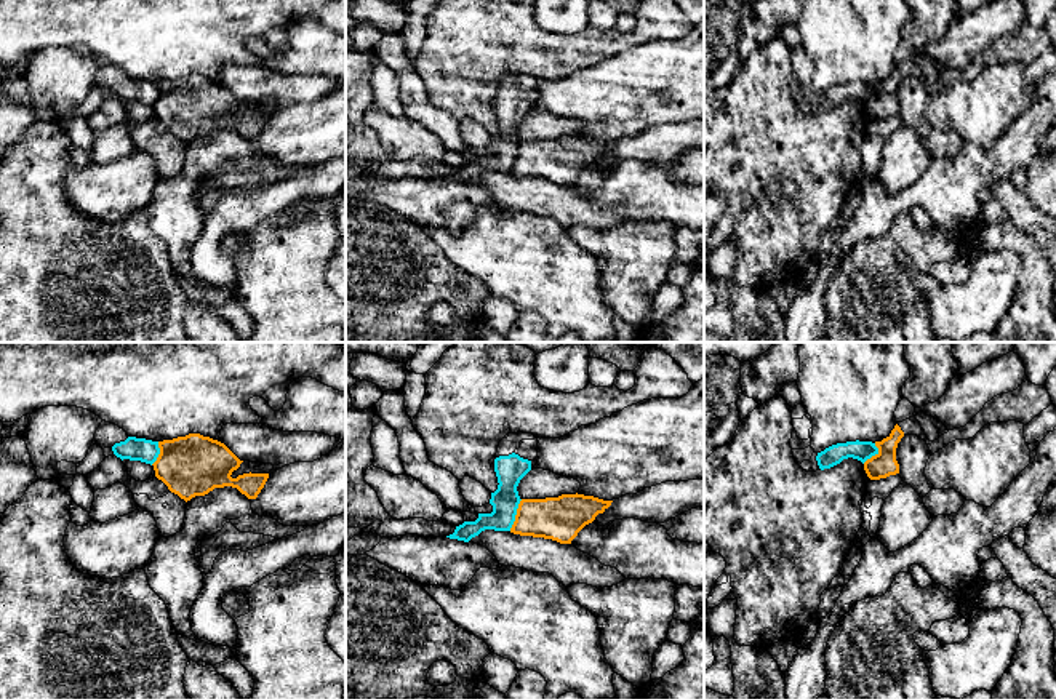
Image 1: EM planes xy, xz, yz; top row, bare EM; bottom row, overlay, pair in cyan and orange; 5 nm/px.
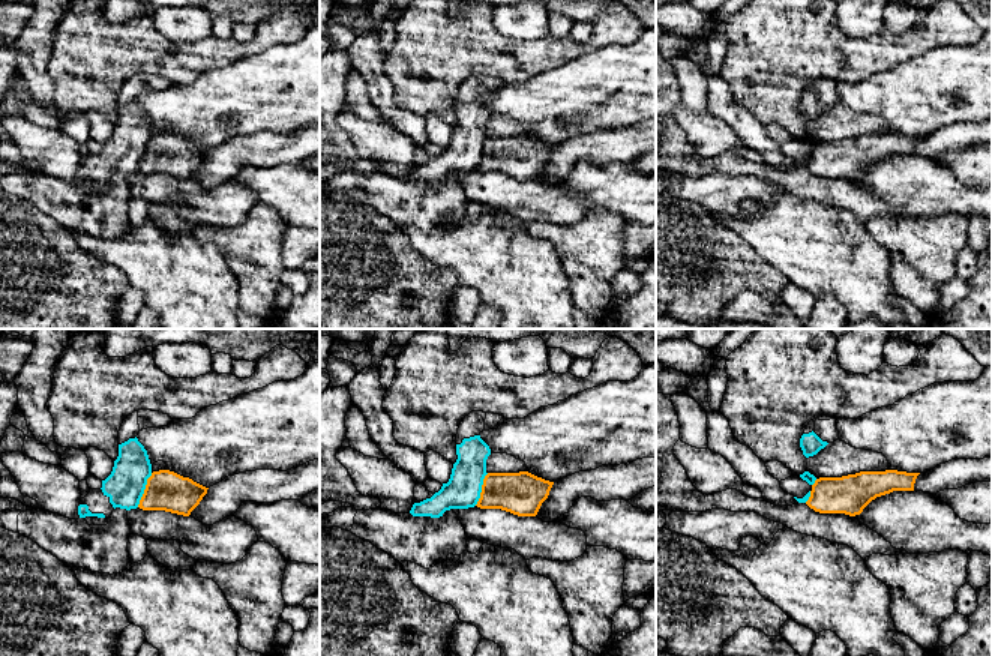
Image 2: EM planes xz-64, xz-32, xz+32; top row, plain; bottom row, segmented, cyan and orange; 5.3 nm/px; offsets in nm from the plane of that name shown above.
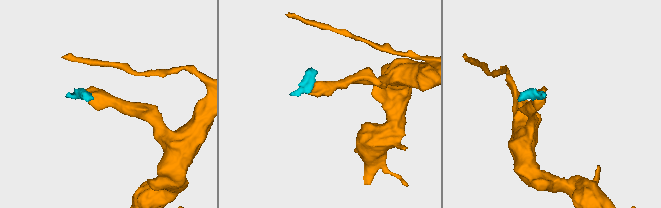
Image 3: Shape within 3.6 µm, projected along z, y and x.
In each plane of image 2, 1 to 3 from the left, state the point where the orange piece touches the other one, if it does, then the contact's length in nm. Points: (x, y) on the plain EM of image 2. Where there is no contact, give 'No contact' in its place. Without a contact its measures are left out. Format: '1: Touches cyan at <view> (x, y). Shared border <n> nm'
1: Touches cyan at xz-64 (144, 152). Shared border 200 nm
2: Touches cyan at xz-32 (480, 153). Shared border 190 nm
3: Touches cyan at xz+32 (814, 146). Shared border 50 nm

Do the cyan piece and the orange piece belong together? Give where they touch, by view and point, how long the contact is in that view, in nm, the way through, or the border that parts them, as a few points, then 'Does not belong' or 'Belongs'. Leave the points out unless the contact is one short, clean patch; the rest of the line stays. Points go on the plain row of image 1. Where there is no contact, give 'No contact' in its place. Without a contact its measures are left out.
Touches cyan at xz (516, 155). Shared border 170 nm. Boundary: xz (522, 141), (509, 171). Does not belong

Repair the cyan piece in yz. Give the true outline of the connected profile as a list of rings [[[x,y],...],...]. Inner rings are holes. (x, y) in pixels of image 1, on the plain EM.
[[[803,46],[790,50],[792,54],[792,80],[790,90],[795,104],[806,114],[830,110],[843,101],[853,99],[862,106],[872,98],[878,96],[878,90],[872,83],[846,83],[837,85],[816,94],[811,90],[813,62]]]

